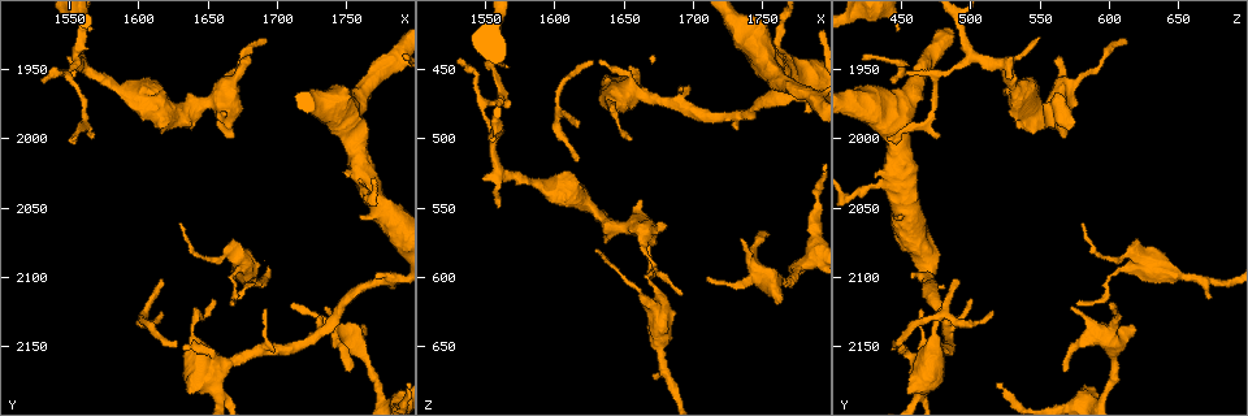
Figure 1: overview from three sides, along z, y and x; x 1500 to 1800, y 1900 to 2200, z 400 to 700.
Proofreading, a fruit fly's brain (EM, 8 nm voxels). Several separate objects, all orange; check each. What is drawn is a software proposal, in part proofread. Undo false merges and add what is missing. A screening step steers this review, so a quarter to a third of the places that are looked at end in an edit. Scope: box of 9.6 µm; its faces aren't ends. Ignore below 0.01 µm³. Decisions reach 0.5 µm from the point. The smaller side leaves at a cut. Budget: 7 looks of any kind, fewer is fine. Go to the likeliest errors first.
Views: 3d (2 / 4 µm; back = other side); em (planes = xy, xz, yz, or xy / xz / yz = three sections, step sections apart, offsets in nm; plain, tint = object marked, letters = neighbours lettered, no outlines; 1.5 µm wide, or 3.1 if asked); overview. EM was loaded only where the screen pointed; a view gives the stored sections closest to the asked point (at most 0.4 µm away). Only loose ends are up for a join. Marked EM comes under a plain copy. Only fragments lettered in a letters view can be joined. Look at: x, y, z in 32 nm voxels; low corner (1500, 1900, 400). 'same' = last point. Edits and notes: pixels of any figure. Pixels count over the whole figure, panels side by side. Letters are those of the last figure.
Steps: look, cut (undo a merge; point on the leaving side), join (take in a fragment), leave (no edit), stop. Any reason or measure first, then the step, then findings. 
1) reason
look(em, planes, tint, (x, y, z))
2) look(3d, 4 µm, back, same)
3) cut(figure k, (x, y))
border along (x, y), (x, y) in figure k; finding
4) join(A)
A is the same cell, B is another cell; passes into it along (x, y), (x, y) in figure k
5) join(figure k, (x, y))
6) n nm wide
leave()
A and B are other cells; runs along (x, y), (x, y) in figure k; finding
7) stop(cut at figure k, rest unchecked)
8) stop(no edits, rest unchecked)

free end
look(3d, 4 µm, (1680, 1938, 566))

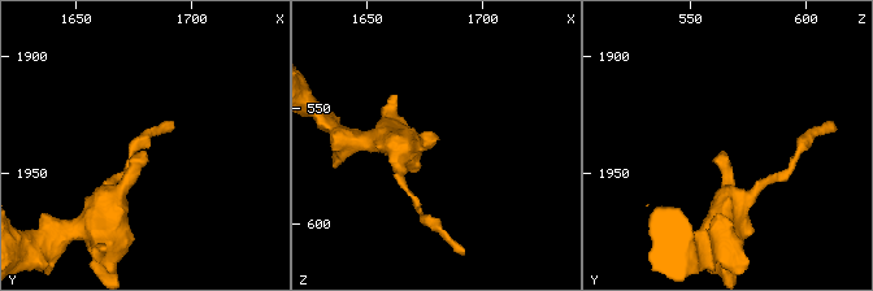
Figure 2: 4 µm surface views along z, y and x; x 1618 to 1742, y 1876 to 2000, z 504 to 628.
look(em, yz, step 4, letters, (1680, 1940, 564))

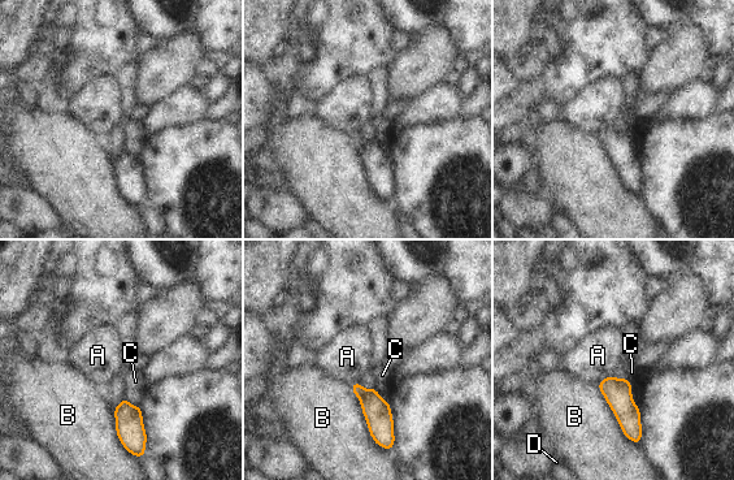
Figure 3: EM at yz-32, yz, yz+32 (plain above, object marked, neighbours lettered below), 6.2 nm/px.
leave()
A, B, C and D are other cells; border along (612, 373), (596, 384) in figure 3; none of them fits

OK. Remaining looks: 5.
branch stops here
look(3d, 4 µm, (1670, 2114, 672))

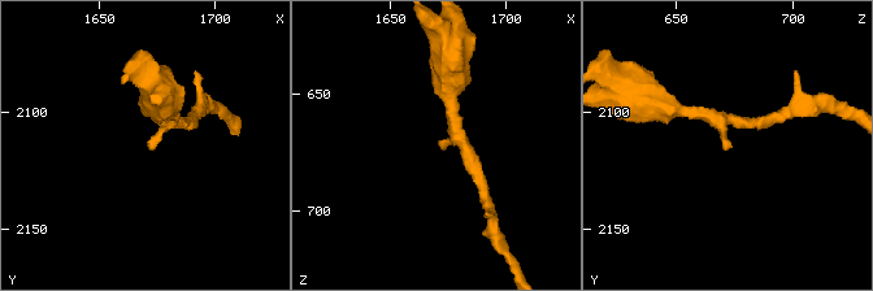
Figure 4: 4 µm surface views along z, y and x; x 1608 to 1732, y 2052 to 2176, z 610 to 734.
arms of 190, 200 nm; shape alone is not enough
look(em, planes, letters, (1671, 2115, 673))

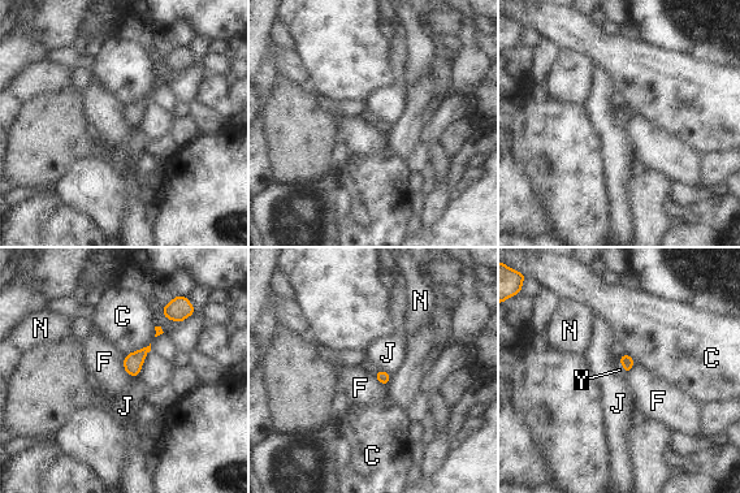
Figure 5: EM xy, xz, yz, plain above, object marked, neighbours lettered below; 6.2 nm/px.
C touches over 180 nm
join(Y)
Y is the same cell, C, F, J and N are other cells; it goes on there

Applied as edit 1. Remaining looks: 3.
see it whole again
look(overview)

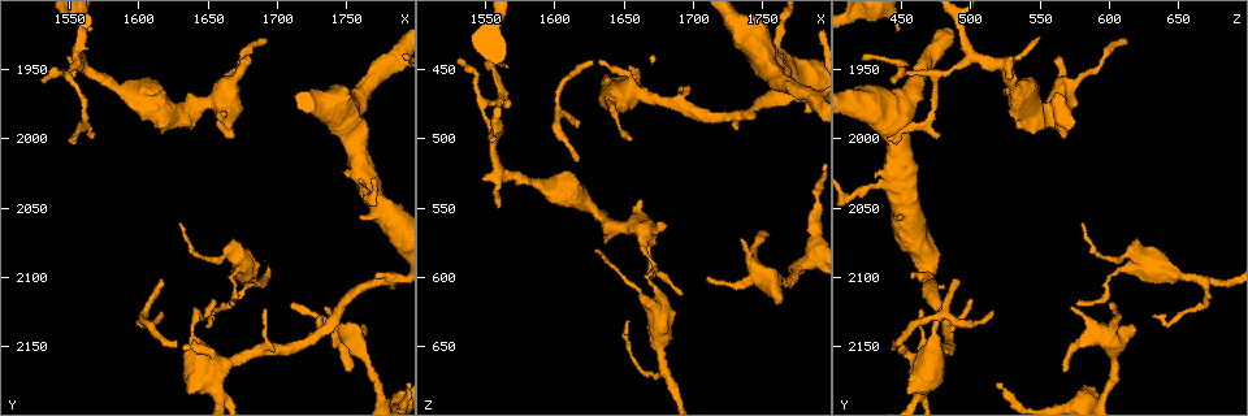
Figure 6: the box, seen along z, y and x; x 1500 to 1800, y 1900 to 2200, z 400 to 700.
an open end
look(em, planes, letters, (1528, 1958, 444))

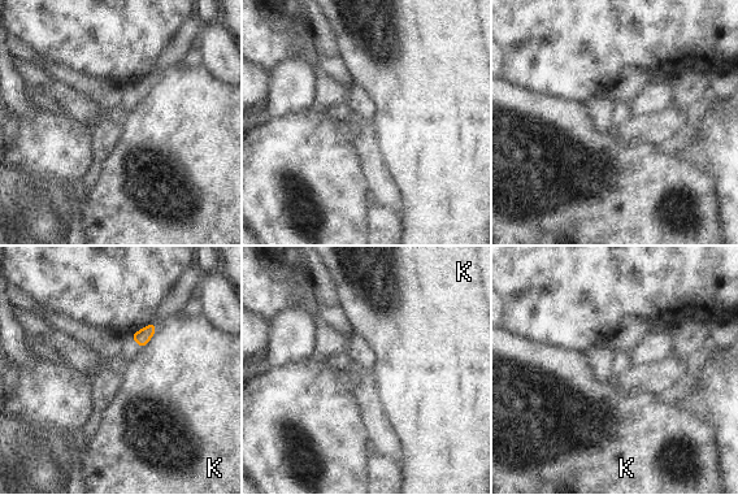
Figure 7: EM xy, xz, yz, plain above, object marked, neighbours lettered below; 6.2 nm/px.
leave()
K is another cell; border along (156, 322), (152, 338), (140, 350) in figure 7; none of them fits

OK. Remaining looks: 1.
stop(join at figure 5, rest unchecked)

